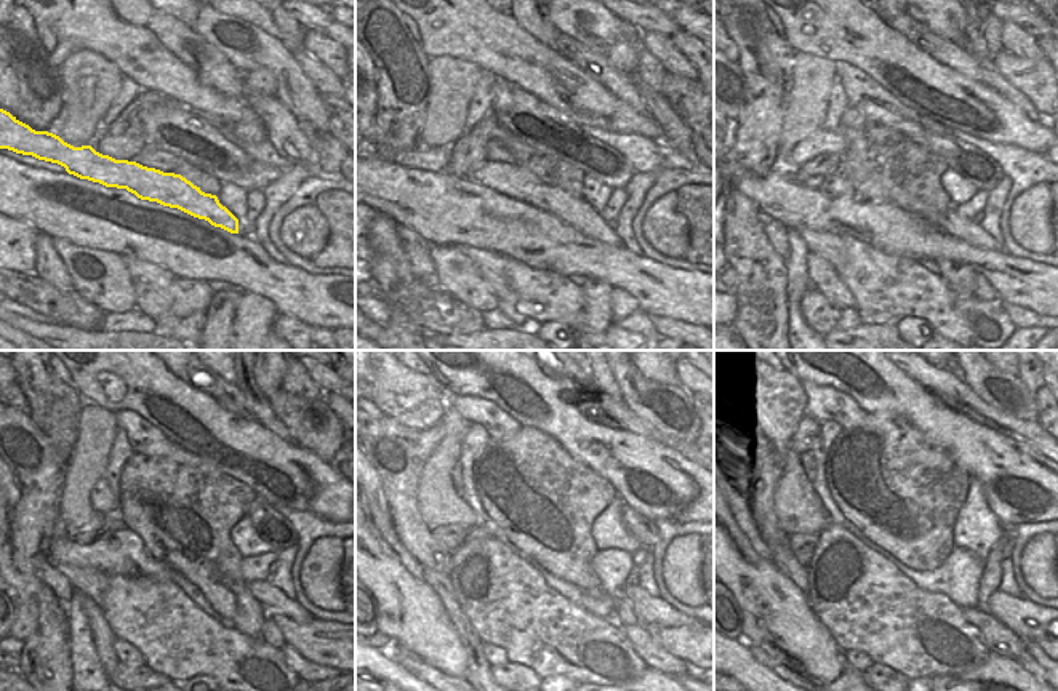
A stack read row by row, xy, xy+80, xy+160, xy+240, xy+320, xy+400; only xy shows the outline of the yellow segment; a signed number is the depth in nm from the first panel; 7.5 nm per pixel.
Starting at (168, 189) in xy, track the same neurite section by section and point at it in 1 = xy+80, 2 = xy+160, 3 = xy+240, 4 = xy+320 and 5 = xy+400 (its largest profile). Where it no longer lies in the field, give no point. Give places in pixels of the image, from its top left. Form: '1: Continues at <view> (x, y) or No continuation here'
1: Continues at xy+80 (509, 179)
2: Continues at xy+160 (956, 226)
3: Continues at xy+240 (266, 592)
4: Continues at xy+320 (650, 610)
5: Continues at xy+400 (1028, 619)

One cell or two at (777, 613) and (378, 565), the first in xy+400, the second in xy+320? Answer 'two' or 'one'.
one

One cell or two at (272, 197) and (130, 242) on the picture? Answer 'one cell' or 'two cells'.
two cells

